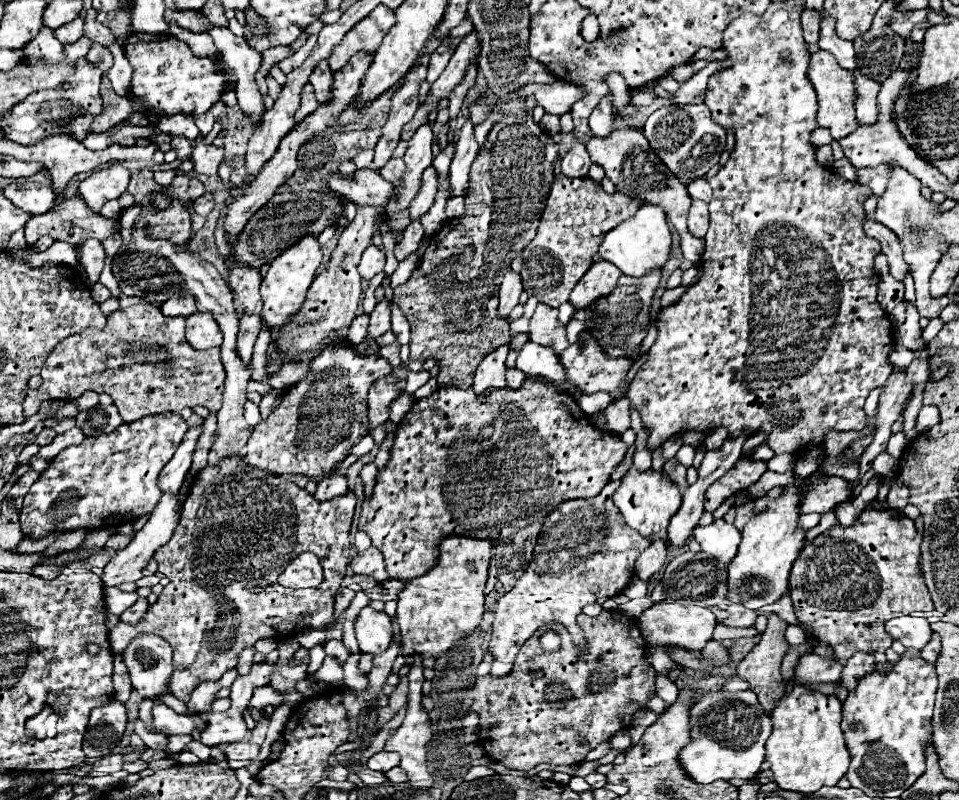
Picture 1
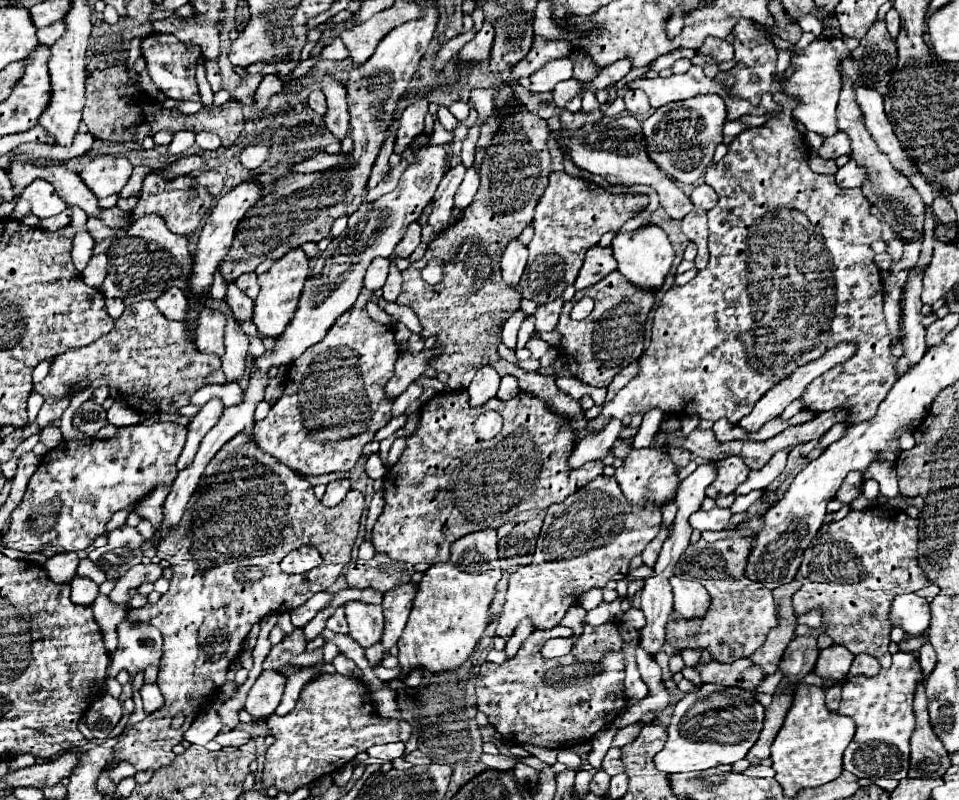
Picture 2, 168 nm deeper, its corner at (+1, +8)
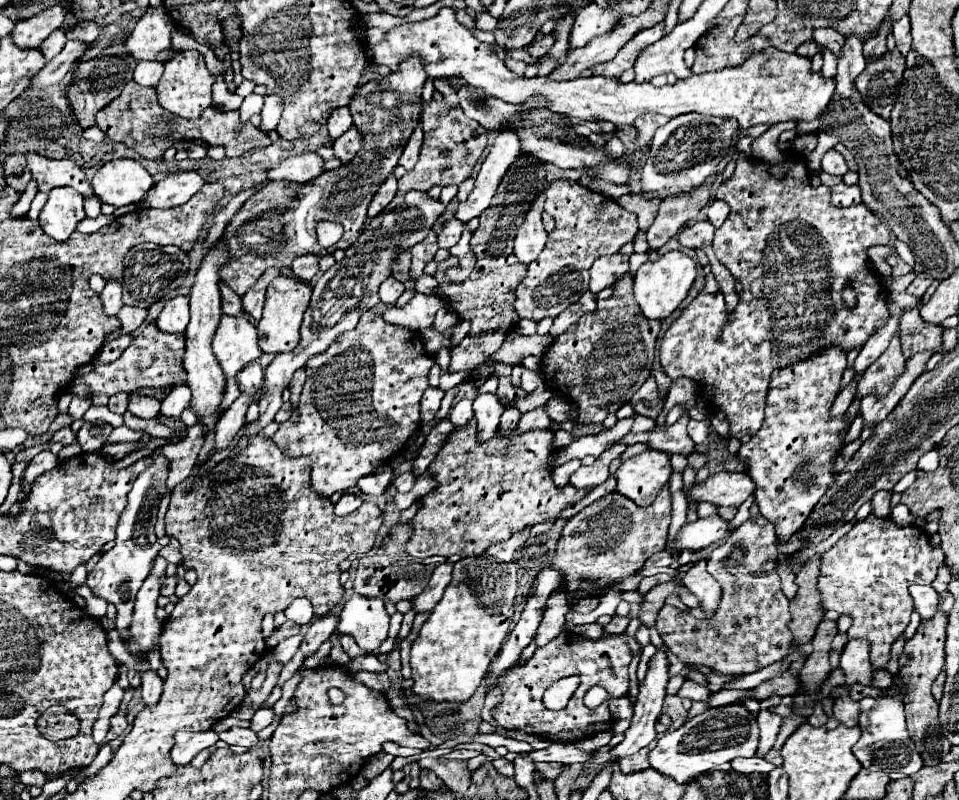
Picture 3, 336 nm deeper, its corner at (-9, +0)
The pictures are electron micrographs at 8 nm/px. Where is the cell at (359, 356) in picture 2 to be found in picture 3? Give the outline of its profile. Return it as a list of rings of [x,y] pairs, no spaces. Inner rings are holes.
[[[368,310],[362,314],[354,330],[344,332],[344,336],[336,338],[336,342],[332,342],[328,350],[312,356],[306,362],[308,378],[303,389],[308,392],[302,392],[300,398],[300,402],[306,402],[306,408],[299,407],[300,422],[280,424],[272,440],[284,454],[296,458],[308,456],[312,460],[312,488],[320,498],[330,498],[338,490],[346,492],[356,486],[358,478],[368,476],[380,466],[388,464],[390,458],[406,448],[410,436],[416,434],[416,430],[420,428],[420,398],[428,388],[428,372],[434,364],[434,356],[426,352],[418,332],[412,332],[404,326],[388,324],[382,314]]]

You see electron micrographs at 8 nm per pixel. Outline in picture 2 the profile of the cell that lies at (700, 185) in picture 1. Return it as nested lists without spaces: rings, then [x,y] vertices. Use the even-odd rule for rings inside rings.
[[[704,182],[698,184],[698,186],[692,190],[690,198],[692,198],[692,202],[694,202],[696,206],[700,206],[700,208],[704,208],[704,210],[710,210],[710,208],[716,206],[716,202],[718,202],[716,192],[714,192],[708,184],[704,184]]]

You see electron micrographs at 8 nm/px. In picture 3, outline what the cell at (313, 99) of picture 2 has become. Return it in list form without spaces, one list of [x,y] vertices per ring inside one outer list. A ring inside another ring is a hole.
[[[336,108],[332,112],[332,116],[328,118],[328,134],[336,140],[340,138],[344,132],[348,132],[354,126],[350,110],[348,108]]]

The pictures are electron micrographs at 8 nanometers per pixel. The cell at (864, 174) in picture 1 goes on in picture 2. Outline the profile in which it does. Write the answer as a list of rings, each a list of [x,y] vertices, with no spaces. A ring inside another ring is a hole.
[[[850,160],[846,166],[838,168],[836,172],[836,182],[842,188],[854,188],[854,186],[862,186],[862,180],[866,180],[866,168],[864,166],[856,166],[854,160]]]

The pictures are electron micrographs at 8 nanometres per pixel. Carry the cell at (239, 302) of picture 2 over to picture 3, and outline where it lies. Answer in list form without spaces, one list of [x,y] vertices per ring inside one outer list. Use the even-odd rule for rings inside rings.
[[[226,284],[220,286],[220,298],[222,298],[222,312],[228,316],[246,316],[246,312],[242,310],[242,302],[240,296],[236,292],[232,292]]]

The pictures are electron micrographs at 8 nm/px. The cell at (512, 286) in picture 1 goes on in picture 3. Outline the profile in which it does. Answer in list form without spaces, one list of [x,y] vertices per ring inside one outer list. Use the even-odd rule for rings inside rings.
[[[540,192],[532,202],[514,238],[514,254],[520,258],[522,264],[530,264],[544,250],[548,234],[542,226],[542,210],[544,210],[544,192]]]

